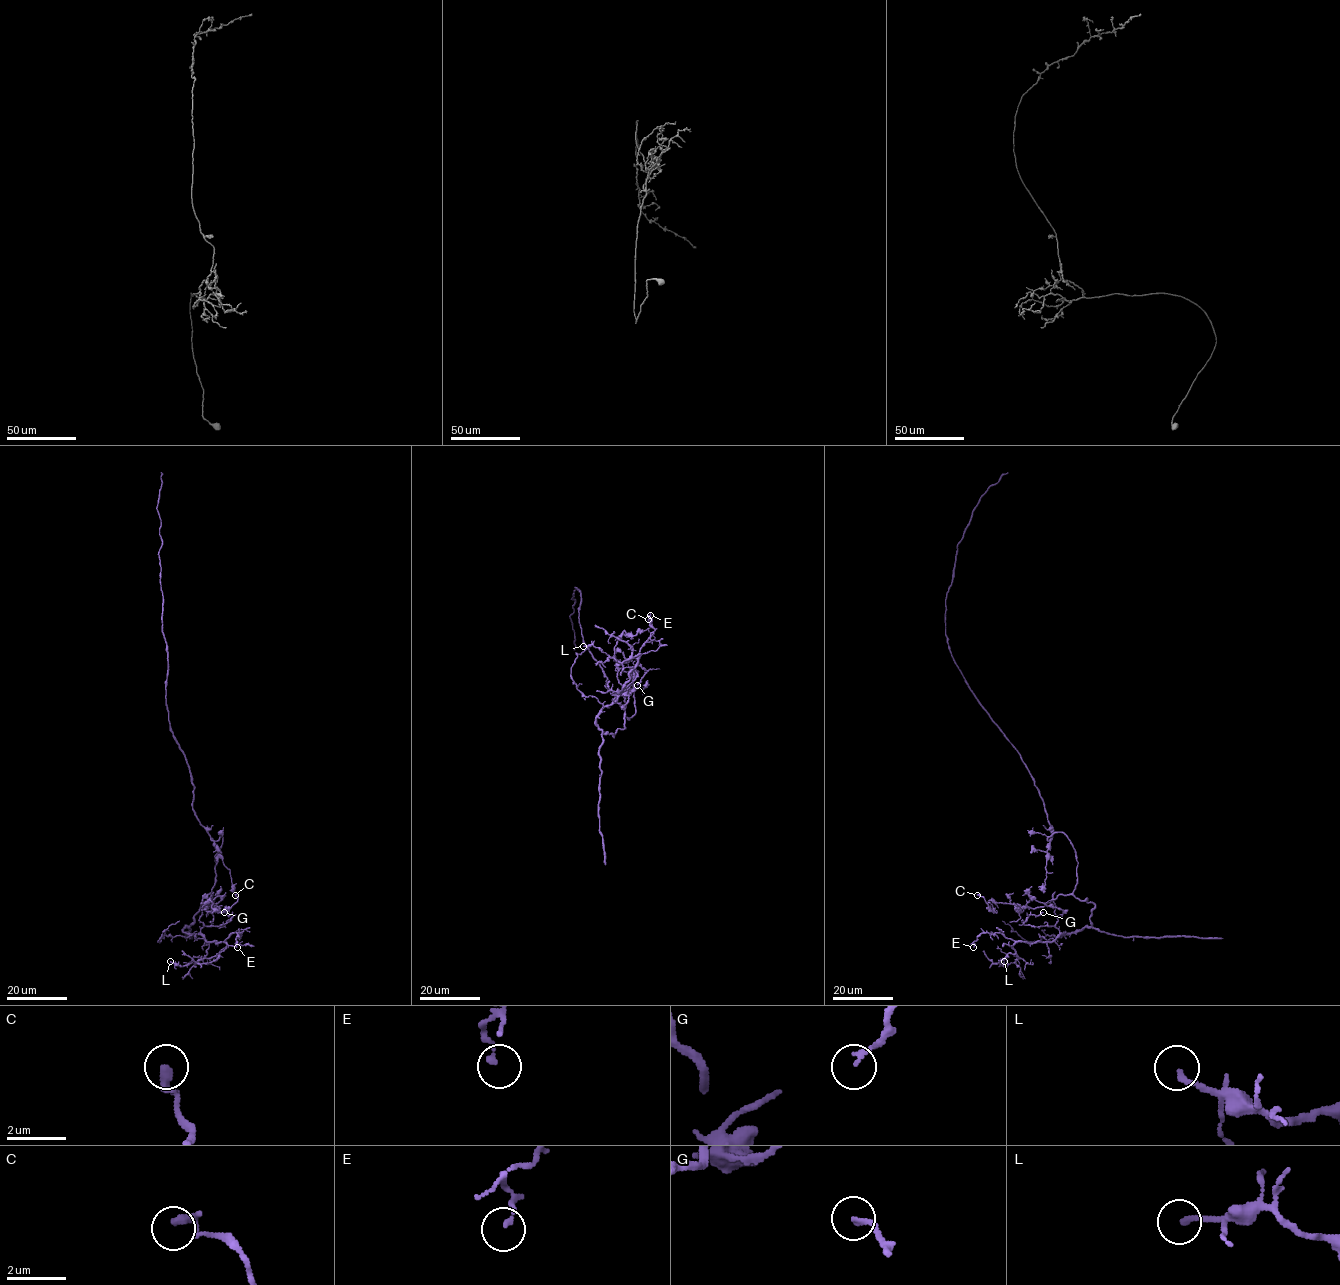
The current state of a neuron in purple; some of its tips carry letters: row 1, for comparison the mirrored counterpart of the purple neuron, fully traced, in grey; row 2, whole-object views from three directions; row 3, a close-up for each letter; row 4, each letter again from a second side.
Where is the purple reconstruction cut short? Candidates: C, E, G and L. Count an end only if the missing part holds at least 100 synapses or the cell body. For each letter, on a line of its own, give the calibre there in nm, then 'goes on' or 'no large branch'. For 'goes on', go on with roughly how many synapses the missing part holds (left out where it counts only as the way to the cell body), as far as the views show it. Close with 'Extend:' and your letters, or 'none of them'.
C: 320 nm thick; no large branch
E: 150 nm thick; no large branch
G: 160 nm thick; no large branch
L: 200 nm thick; no large branch
Extend: none of them

